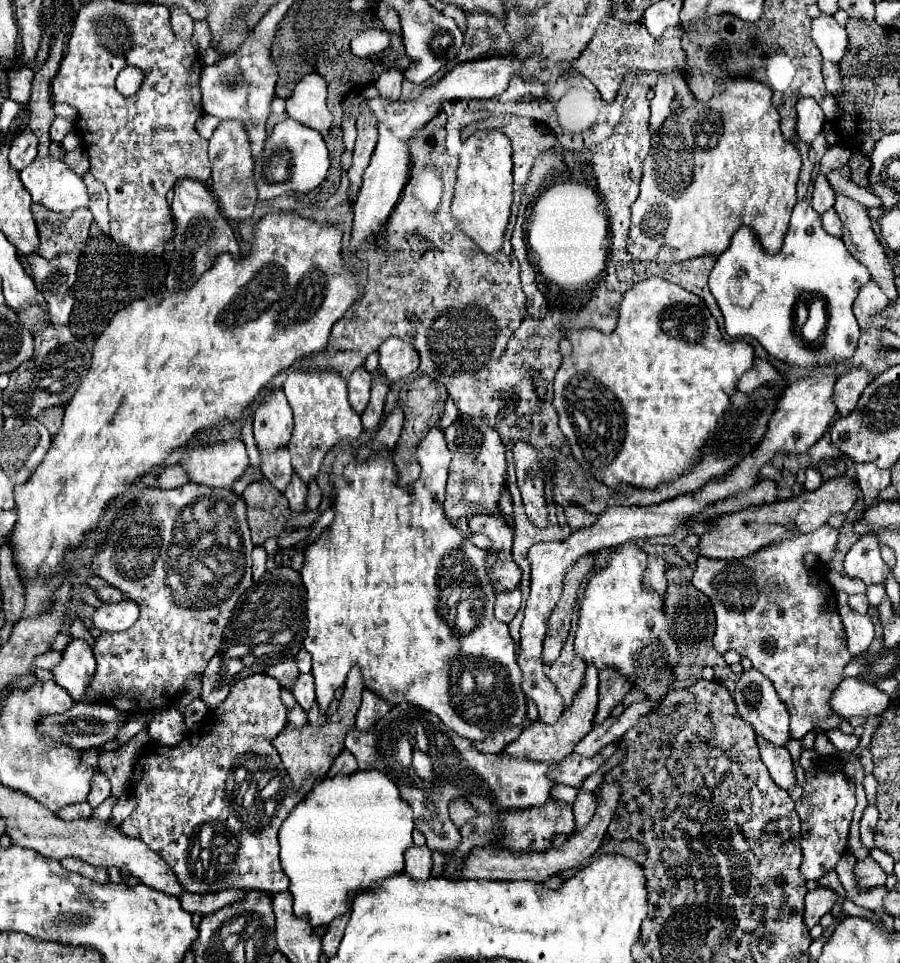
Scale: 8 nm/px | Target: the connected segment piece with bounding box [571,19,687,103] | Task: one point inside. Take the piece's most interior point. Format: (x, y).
(616, 48)

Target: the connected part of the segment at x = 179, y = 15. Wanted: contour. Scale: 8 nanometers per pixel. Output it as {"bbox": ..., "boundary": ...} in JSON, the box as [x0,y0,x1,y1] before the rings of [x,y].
{"bbox":[171,7,193,37],"boundary":[[[171,7],[171,25],[173,31],[179,37],[191,37],[193,33],[193,19],[187,15],[187,11],[183,11],[183,7]]]}

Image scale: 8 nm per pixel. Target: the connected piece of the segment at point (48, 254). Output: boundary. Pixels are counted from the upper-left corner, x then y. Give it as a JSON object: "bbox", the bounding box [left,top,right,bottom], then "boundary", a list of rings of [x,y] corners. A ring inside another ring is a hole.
{"bbox":[31,205,93,259],"boundary":[[[33,205],[31,213],[39,231],[37,253],[45,259],[51,259],[65,251],[75,251],[77,243],[87,241],[89,225],[93,223],[93,215],[89,209],[75,211],[73,223],[65,223],[63,215],[47,211],[43,205]]]}

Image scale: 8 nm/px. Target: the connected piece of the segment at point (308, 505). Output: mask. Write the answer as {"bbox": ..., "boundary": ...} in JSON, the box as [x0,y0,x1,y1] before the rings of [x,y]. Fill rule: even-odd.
{"bbox":[305,481,321,511],"boundary":[[[311,481],[309,483],[309,491],[307,491],[307,499],[305,499],[305,509],[307,511],[315,511],[319,507],[319,503],[321,503],[321,491],[319,491],[317,483]]]}

